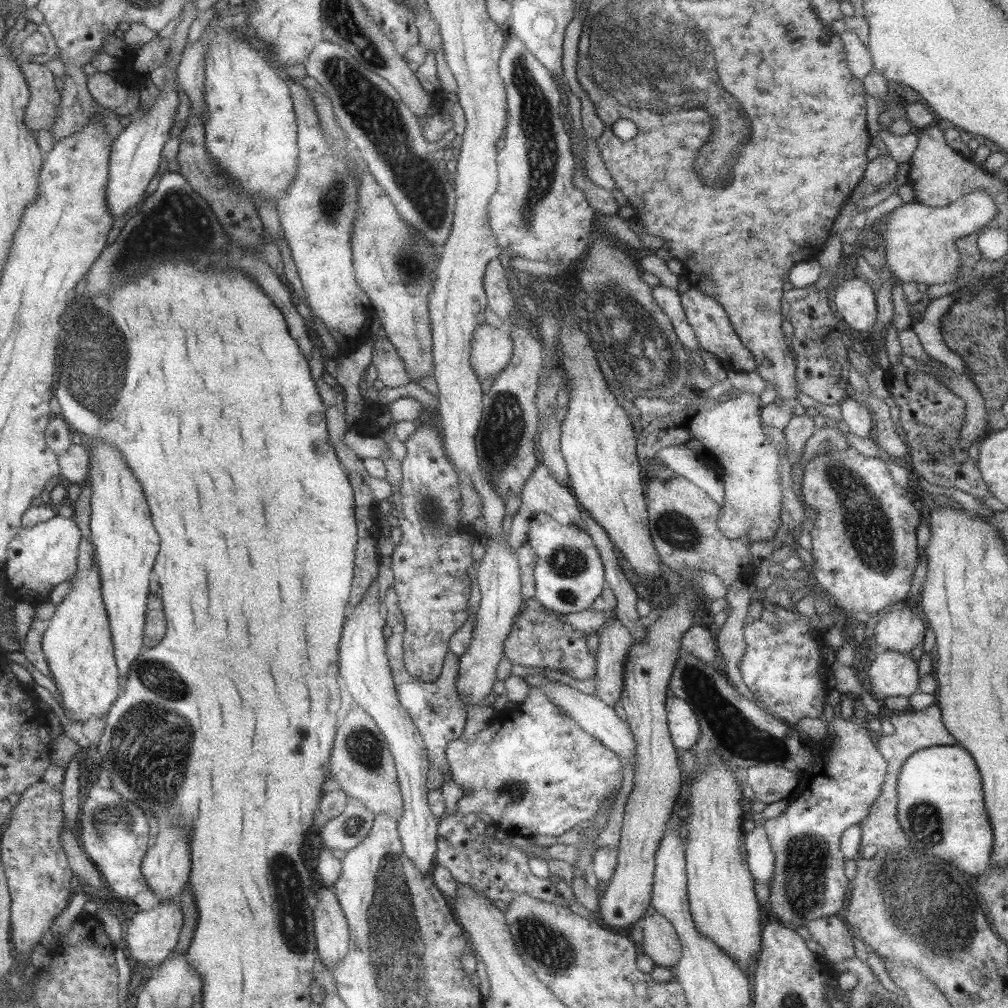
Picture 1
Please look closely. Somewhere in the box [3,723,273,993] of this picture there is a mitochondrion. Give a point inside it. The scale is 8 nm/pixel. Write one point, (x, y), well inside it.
(109, 815)

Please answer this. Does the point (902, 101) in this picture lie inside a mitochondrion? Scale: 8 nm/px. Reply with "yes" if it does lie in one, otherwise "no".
no

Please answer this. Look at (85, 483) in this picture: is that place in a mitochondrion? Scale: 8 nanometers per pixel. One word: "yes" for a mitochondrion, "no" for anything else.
no

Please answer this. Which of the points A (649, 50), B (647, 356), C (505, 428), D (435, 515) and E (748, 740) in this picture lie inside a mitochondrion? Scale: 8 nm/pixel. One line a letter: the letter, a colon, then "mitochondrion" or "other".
A: mitochondrion
B: mitochondrion
C: mitochondrion
D: mitochondrion
E: mitochondrion

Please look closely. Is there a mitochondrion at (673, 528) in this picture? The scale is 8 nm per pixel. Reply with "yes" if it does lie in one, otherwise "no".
yes

